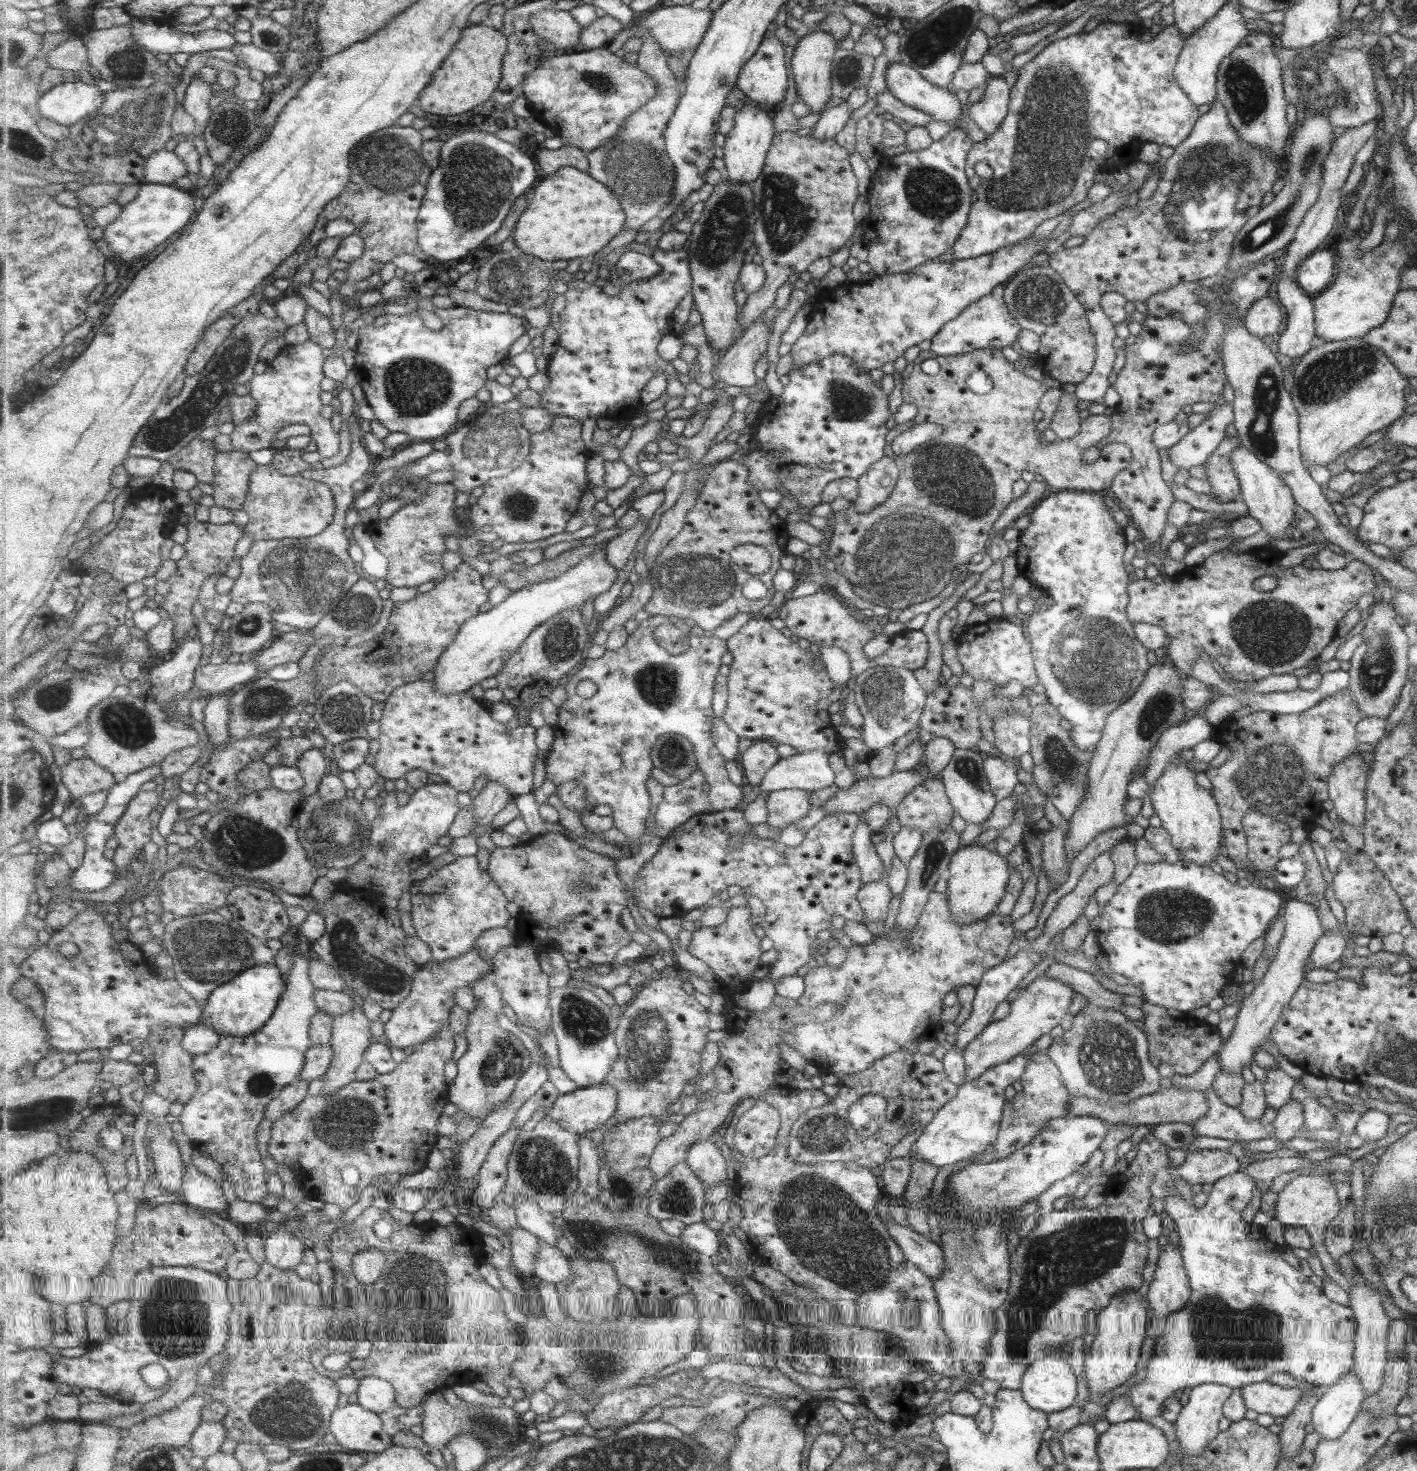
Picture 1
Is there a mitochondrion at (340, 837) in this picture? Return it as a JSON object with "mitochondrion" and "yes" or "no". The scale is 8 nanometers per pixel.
{"mitochondrion":"yes"}

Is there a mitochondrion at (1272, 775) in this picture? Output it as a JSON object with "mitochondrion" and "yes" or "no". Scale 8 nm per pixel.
{"mitochondrion":"yes"}

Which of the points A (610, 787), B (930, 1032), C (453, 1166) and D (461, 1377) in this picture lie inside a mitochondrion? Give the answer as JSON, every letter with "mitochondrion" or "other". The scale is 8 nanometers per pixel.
{"A":"other","B":"other","C":"other","D":"other"}

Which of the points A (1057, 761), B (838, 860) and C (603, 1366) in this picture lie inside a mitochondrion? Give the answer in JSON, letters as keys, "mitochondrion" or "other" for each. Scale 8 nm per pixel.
{"A":"mitochondrion","B":"other","C":"mitochondrion"}

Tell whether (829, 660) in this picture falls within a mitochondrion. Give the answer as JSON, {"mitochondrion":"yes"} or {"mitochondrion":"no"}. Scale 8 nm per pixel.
{"mitochondrion":"no"}

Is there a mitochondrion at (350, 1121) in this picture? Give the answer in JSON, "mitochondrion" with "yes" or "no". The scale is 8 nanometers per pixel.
{"mitochondrion":"yes"}

